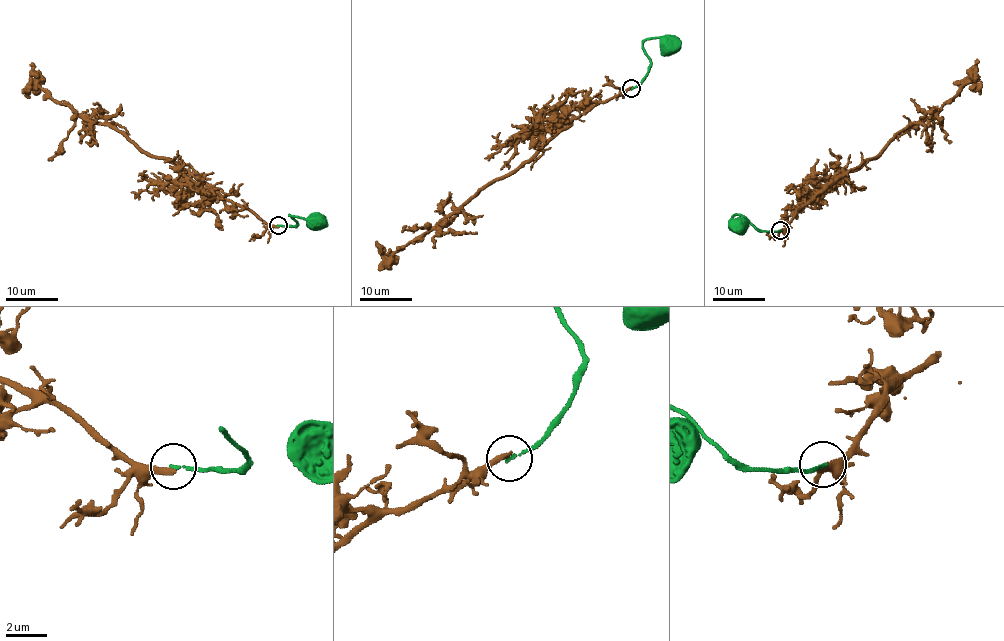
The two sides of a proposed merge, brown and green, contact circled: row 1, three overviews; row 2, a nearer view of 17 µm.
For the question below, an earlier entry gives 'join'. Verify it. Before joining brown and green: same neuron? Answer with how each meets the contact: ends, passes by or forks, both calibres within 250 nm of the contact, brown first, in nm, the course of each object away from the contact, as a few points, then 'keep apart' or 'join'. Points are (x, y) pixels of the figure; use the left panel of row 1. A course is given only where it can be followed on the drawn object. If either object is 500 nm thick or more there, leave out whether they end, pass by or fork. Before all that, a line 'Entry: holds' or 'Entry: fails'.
Entry: fails
brown ends | green ends | 320/150 nm | brown via (278, 226), (267, 225), (175, 164), (135, 147), (120, 131), (84, 120), (37, 86), (31, 84), (22, 93) | green via (278, 224), (295, 227), (297, 222), (289, 215), (314, 220) | keep apart

